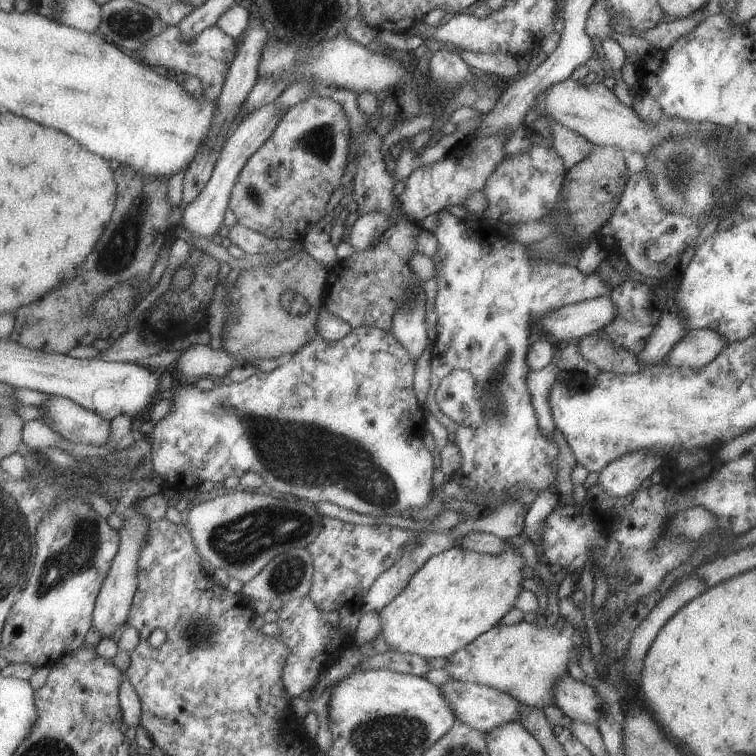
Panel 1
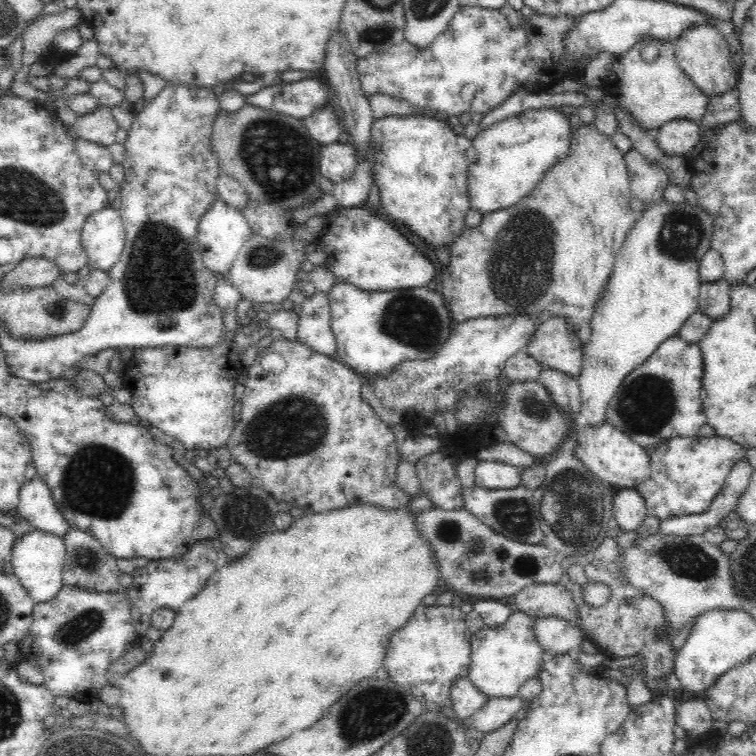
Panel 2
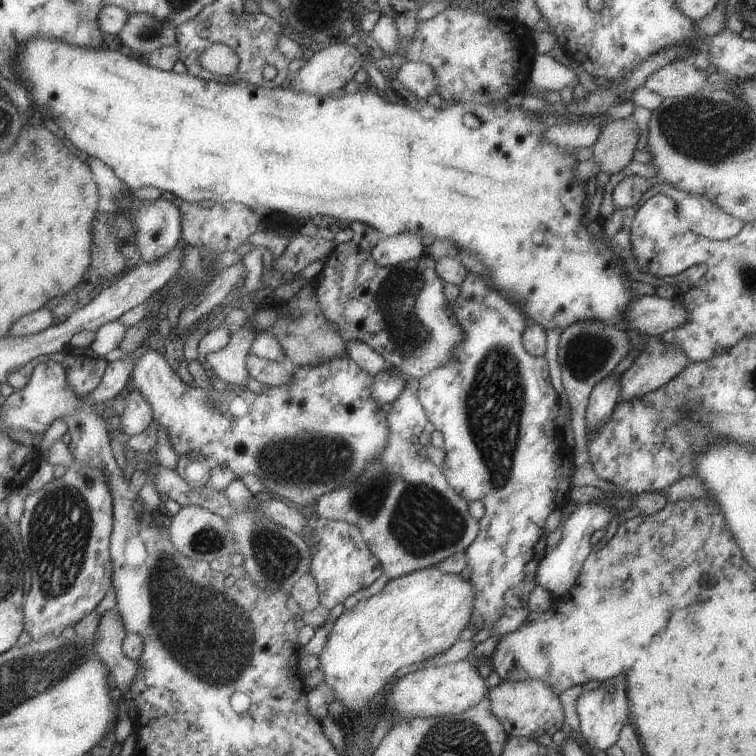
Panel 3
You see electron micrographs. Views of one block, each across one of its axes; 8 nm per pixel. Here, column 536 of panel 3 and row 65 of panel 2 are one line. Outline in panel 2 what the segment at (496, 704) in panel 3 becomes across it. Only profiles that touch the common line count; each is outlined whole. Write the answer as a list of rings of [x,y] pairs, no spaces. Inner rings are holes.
[[[712,24],[684,29],[675,46],[675,58],[682,71],[692,79],[693,85],[704,92],[709,99],[730,92],[737,86],[739,68],[734,61],[726,38]]]

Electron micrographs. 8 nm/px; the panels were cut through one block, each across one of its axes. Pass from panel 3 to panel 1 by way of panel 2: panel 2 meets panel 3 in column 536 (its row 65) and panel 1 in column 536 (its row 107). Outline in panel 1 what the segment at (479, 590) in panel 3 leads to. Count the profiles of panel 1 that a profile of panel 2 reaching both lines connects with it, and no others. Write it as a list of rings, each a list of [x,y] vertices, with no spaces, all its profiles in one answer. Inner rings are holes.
[[[446,209],[437,214],[438,228],[433,232],[439,241],[439,252],[433,259],[438,271],[438,294],[435,303],[438,315],[437,338],[432,342],[435,349],[431,363],[431,388],[423,407],[447,429],[448,441],[458,446],[461,464],[458,472],[450,478],[466,488],[469,500],[484,505],[483,511],[496,510],[500,502],[506,500],[522,500],[530,507],[542,490],[556,483],[556,460],[560,455],[558,444],[552,437],[545,435],[537,424],[537,413],[527,388],[527,375],[531,370],[527,355],[530,337],[533,329],[536,330],[535,323],[542,316],[561,307],[610,296],[612,289],[597,274],[597,270],[590,275],[584,275],[575,264],[530,258],[529,250],[522,244],[498,236],[492,244],[488,236],[484,236],[482,242],[480,228],[470,228],[470,232],[466,232],[469,219],[456,218]],[[457,369],[469,371],[476,380],[477,394],[483,405],[483,424],[479,427],[466,427],[454,423],[454,420],[445,416],[437,406],[435,393],[438,384],[444,376]]]

